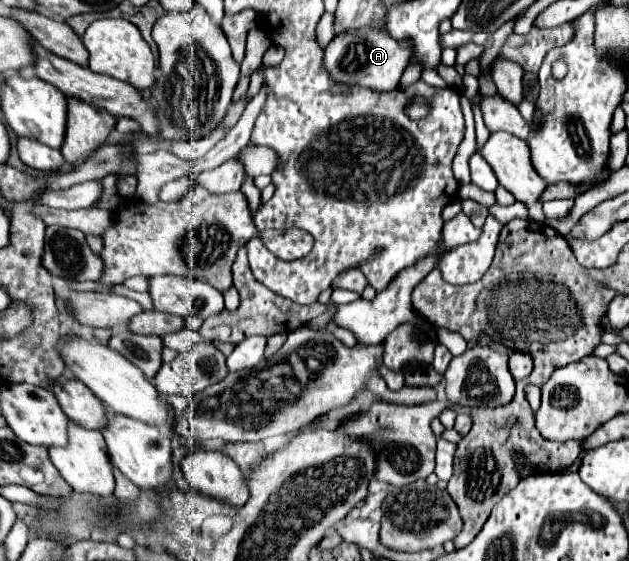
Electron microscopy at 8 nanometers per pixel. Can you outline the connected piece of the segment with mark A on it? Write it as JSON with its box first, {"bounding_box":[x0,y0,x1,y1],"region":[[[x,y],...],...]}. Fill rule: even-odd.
{"bounding_box":[323,29,411,91],"region":[[[361,29],[361,31],[349,31],[349,33],[343,33],[343,35],[337,35],[337,39],[333,39],[327,47],[325,47],[325,57],[323,57],[323,69],[327,71],[327,73],[333,73],[333,79],[335,79],[335,73],[343,73],[345,75],[345,79],[343,79],[343,83],[347,83],[347,85],[359,85],[359,87],[367,87],[367,89],[375,89],[375,91],[391,91],[391,87],[397,87],[397,83],[399,83],[399,79],[401,79],[401,75],[403,75],[403,71],[405,71],[405,67],[407,67],[407,63],[409,63],[409,55],[411,55],[411,49],[409,49],[409,43],[397,43],[395,39],[391,39],[389,37],[389,33],[387,31],[373,31],[373,29]]]}

